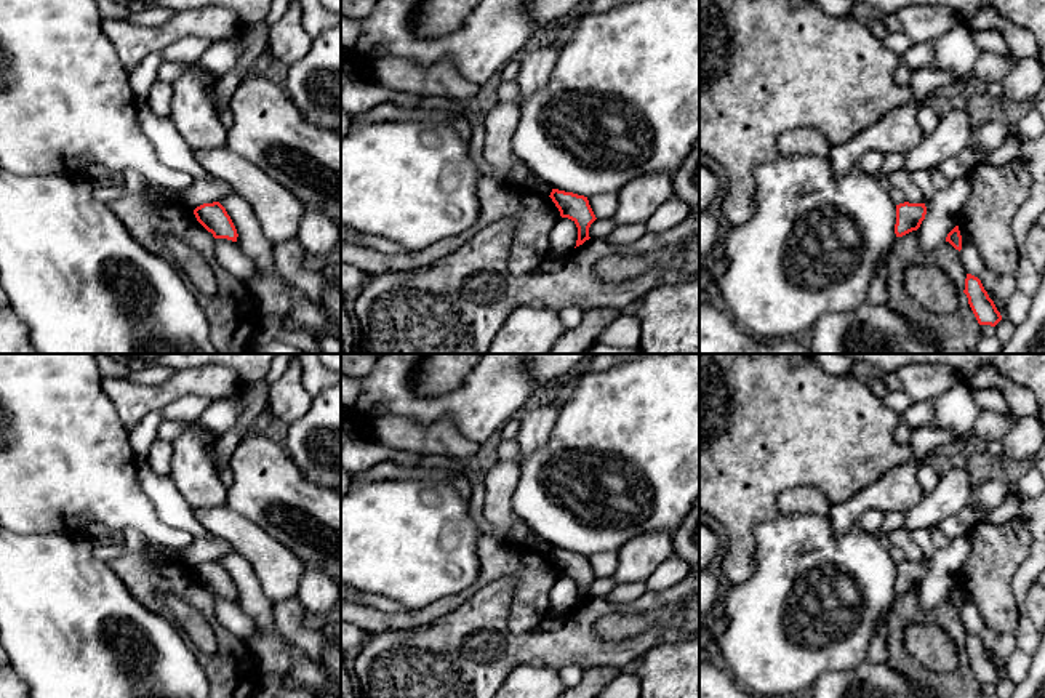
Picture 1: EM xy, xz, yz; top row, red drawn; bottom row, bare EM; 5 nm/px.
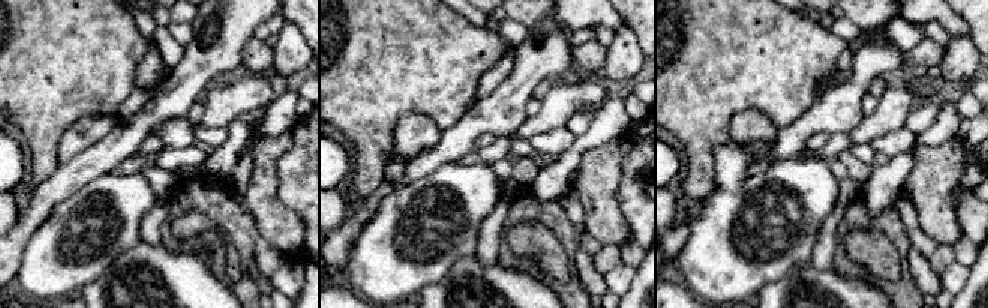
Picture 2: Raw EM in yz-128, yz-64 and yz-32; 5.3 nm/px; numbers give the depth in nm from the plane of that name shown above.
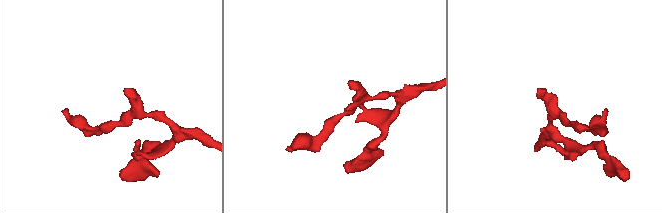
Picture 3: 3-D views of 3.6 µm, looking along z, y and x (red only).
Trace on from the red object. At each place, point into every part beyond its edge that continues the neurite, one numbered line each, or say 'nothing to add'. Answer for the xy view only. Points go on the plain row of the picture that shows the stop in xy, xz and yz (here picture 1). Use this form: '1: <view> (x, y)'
nothing to add

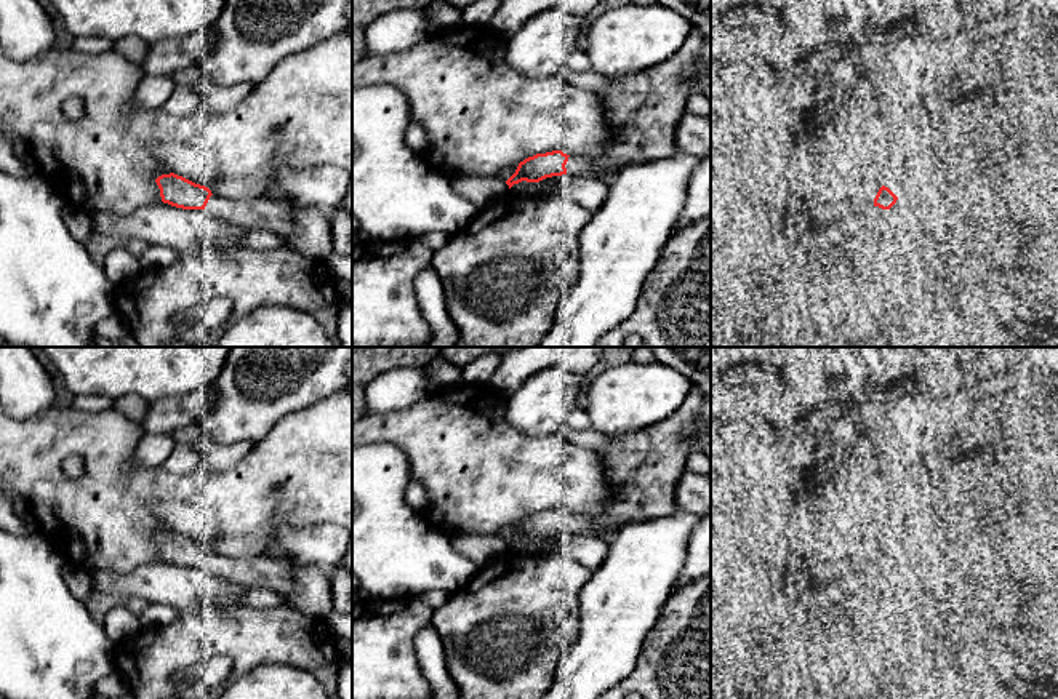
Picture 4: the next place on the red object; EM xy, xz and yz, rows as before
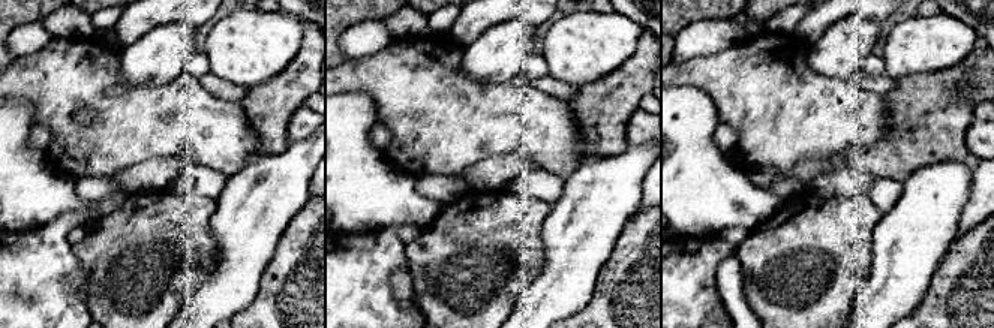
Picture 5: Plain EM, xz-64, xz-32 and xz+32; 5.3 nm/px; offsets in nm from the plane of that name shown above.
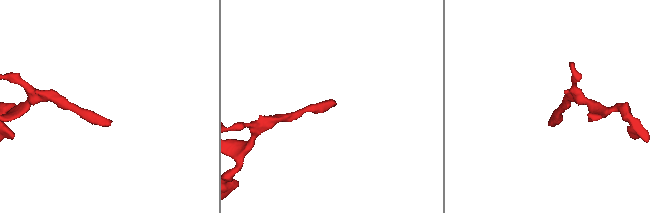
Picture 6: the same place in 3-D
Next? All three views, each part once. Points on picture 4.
1: xz (644, 467)

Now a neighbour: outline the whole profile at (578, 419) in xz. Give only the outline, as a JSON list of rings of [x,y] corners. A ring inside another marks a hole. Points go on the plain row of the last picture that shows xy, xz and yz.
[[[575,406],[568,413],[563,427],[571,429],[571,430],[589,429],[591,427],[591,417],[589,417],[586,409],[579,408],[579,406]]]

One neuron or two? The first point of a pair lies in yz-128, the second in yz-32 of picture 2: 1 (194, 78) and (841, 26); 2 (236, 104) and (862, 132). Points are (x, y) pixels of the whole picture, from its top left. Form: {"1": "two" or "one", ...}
{"1": "two", "2": "one"}

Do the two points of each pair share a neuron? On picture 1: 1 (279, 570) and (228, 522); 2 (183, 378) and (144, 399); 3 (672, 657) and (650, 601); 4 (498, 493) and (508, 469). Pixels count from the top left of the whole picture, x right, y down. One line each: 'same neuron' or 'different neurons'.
1: same neuron
2: same neuron
3: different neurons
4: same neuron

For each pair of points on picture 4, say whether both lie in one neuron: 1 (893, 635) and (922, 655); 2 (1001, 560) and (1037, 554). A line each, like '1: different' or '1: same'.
1: same
2: different

